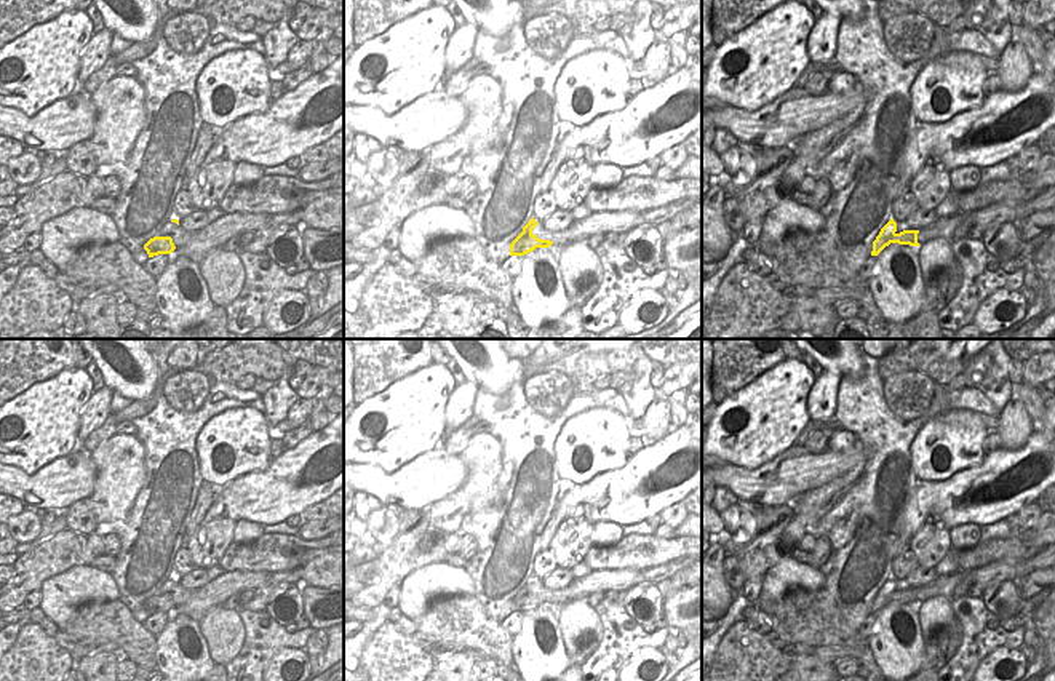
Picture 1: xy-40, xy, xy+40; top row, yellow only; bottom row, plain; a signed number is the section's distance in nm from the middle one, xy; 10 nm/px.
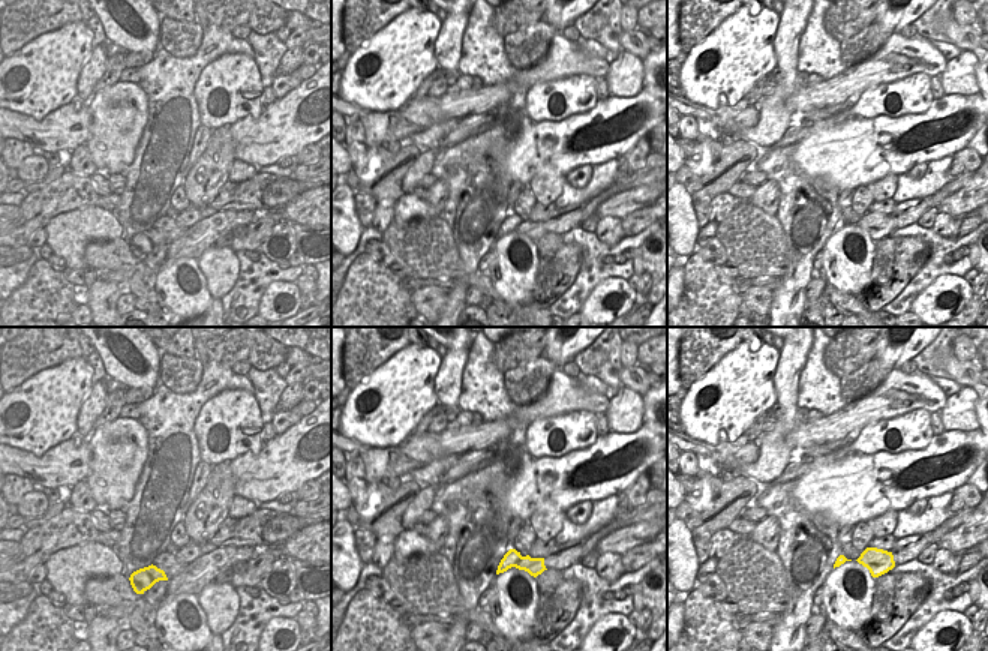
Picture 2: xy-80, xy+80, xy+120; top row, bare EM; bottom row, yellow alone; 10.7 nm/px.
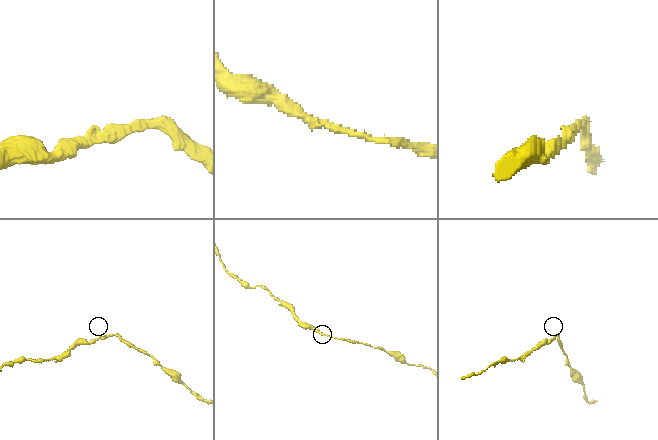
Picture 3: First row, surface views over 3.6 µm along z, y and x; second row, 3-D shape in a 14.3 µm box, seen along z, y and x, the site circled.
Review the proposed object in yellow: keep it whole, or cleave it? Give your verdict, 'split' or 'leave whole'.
leave whole

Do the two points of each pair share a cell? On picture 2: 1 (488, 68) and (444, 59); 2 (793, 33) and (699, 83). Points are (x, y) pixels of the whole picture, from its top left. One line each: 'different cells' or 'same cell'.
1: different cells
2: different cells

